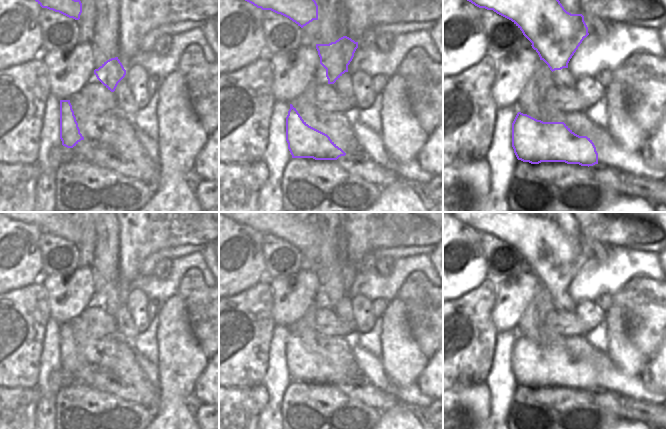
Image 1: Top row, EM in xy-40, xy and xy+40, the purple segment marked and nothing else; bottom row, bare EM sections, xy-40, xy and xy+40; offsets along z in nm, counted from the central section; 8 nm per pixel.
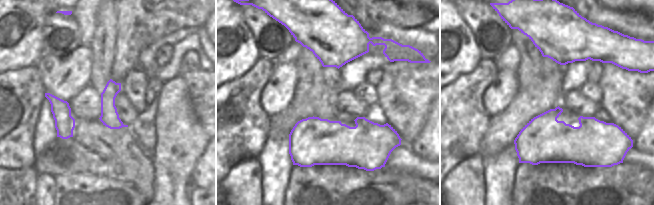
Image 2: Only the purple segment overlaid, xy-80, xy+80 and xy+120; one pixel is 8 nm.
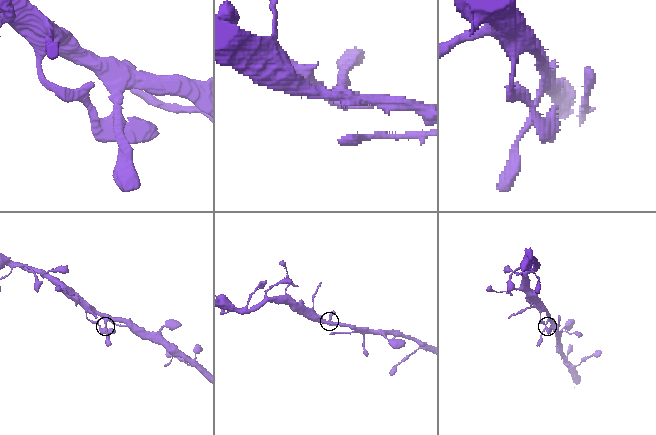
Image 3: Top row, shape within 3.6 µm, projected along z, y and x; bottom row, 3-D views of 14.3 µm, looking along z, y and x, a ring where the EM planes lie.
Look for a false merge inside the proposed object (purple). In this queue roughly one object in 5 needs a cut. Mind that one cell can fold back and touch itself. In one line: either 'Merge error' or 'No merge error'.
No merge error.

